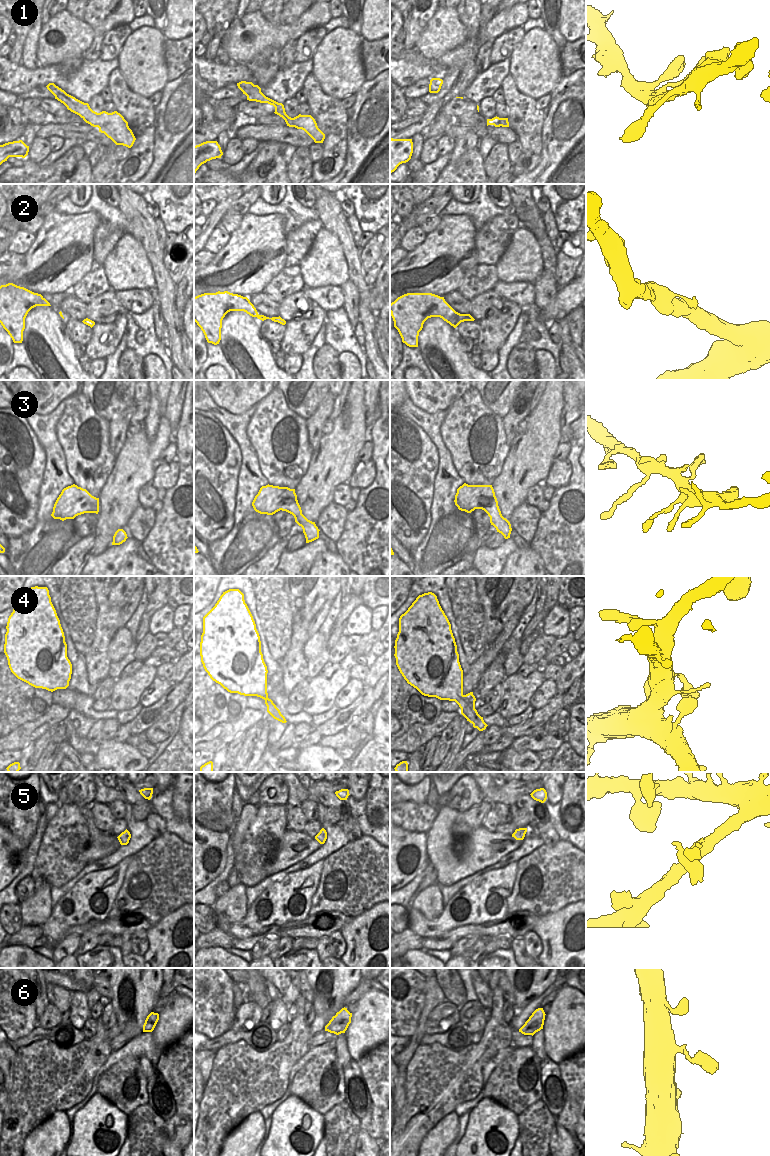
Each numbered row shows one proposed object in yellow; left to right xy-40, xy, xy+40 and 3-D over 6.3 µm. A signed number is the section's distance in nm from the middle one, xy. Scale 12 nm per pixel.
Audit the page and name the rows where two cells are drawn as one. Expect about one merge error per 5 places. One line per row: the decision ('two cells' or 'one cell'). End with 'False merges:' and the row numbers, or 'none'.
1: one cell
2: one cell
3: one cell
4: one cell
5: one cell
6: one cell
False merges: none

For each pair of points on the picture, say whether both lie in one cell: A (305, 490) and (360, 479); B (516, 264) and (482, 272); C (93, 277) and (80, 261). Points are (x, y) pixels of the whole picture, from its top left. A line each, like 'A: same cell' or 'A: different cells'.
A: different cells
B: different cells
C: different cells

